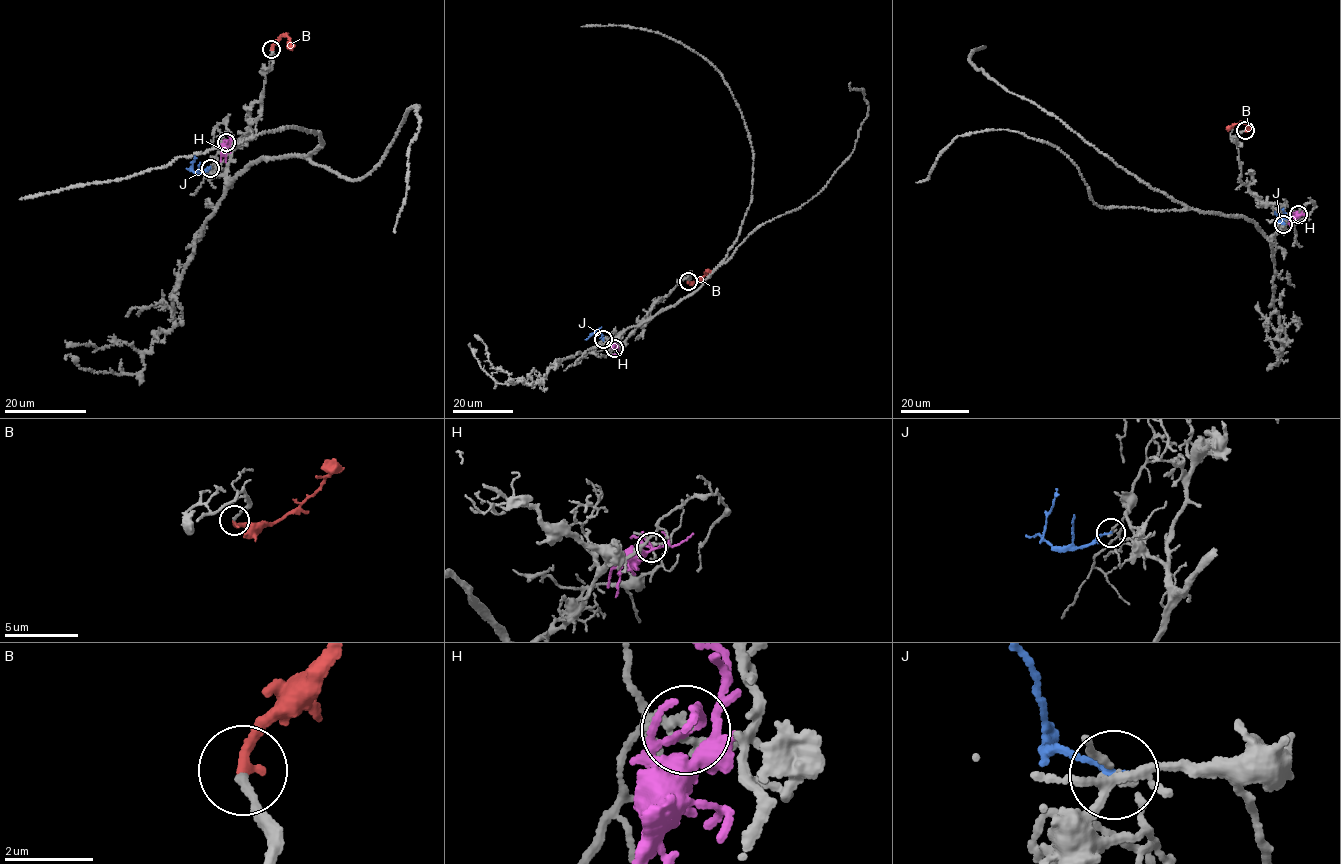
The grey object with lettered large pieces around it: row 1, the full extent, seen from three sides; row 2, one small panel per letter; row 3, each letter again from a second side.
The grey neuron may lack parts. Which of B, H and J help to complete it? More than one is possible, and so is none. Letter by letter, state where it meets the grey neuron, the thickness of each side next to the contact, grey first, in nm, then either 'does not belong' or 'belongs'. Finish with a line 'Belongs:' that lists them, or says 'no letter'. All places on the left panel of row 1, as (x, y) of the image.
B: contact (271, 49); calibres 160 and 240 nm; belongs
H: contact (226, 142); calibres 140 and 100 nm; does not belong
J: contact (210, 168); calibres 100 and 130 nm; does not belong
Belongs: B

